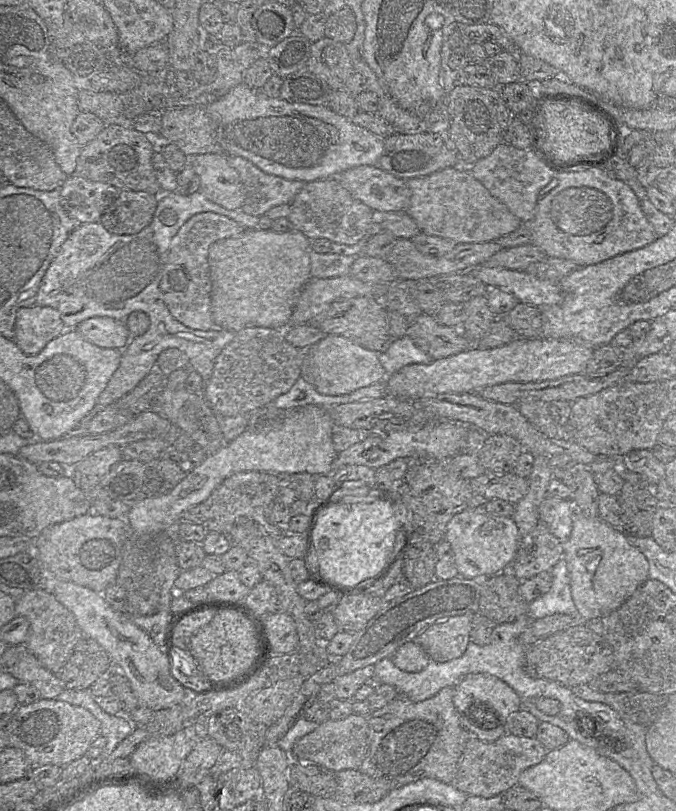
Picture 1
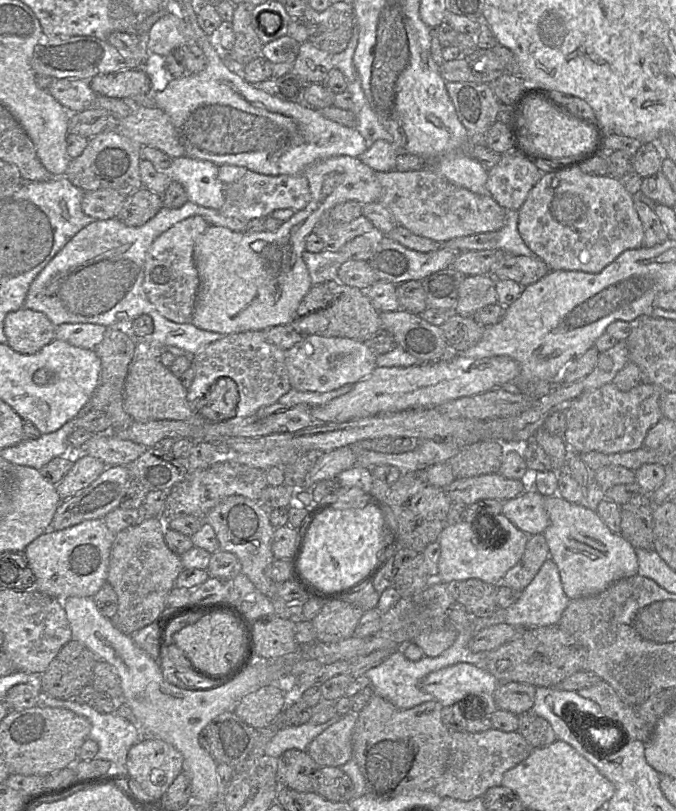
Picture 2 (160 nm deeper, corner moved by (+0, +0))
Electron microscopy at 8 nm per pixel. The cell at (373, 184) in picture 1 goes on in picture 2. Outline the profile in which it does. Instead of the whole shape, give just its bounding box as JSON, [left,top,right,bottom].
[191,157,382,336]

